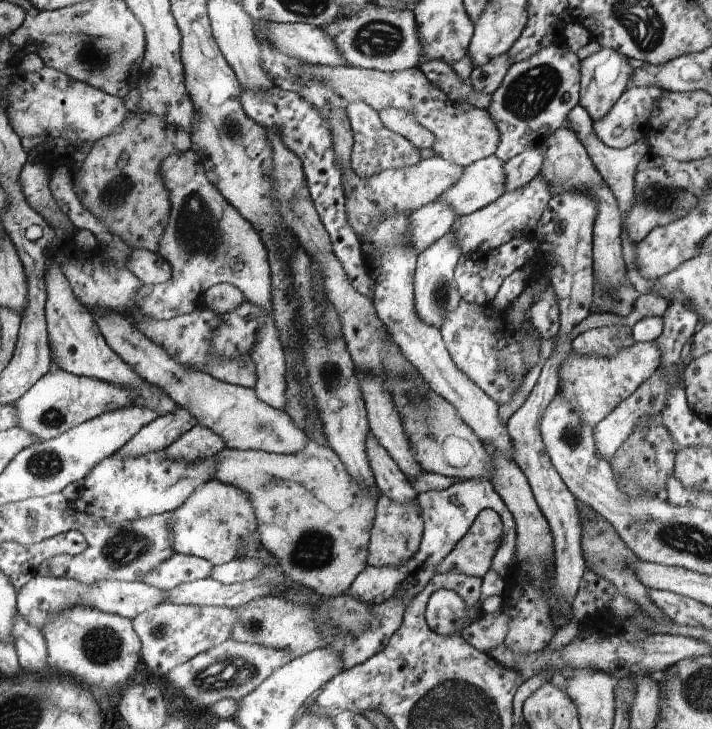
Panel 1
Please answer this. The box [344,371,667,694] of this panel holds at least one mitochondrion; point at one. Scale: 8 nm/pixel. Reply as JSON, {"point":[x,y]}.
{"point":[571,436]}

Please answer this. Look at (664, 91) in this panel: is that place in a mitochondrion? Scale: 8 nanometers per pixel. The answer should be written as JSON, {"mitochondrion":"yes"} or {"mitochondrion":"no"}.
{"mitochondrion":"no"}

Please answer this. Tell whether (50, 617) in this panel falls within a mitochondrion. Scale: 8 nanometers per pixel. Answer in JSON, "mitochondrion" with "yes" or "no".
{"mitochondrion":"no"}

